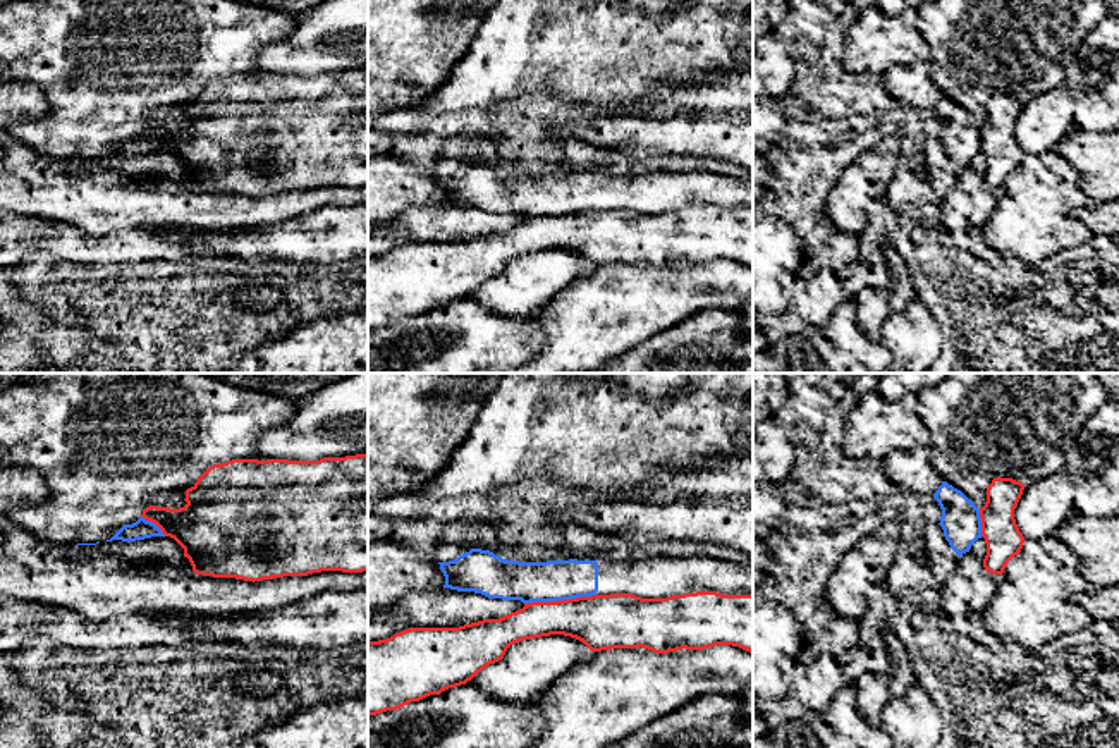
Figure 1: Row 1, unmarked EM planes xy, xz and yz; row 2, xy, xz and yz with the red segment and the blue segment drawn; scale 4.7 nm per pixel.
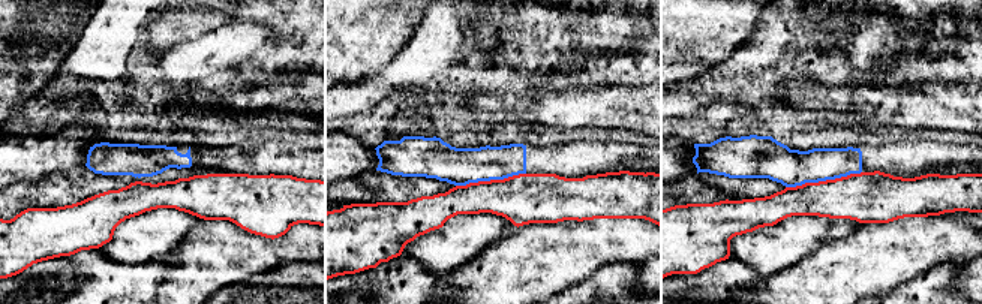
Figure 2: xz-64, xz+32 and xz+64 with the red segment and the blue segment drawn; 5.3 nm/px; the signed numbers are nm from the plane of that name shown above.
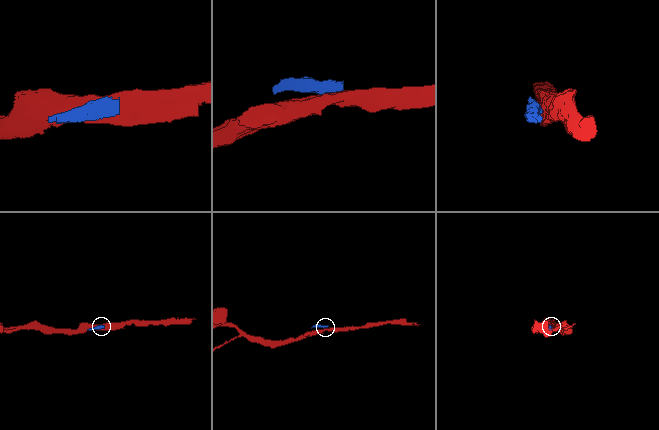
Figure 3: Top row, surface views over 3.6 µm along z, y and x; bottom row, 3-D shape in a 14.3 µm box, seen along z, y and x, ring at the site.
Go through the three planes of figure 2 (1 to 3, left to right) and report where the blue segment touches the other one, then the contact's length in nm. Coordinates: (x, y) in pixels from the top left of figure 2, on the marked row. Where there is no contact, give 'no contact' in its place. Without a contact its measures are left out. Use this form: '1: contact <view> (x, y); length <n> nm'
1: no contact
2: contact xz+32 (490, 180); length 380 nm
3: contact xz+64 (823, 181); length 420 nm

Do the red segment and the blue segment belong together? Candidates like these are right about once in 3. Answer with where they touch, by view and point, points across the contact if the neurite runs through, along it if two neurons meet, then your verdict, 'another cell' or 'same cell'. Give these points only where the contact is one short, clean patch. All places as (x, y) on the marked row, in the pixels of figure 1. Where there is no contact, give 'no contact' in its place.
xz (559, 600) | along xz (595, 594), (525, 604) | another cell

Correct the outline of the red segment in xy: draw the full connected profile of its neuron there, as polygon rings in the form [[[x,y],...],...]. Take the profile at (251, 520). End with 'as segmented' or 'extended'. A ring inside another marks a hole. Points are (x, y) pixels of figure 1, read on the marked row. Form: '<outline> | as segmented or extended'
[[[368,454],[345,457],[323,457],[320,461],[289,459],[232,459],[210,466],[198,481],[186,490],[187,504],[179,509],[150,506],[143,511],[146,521],[155,523],[165,536],[174,538],[189,559],[193,571],[213,578],[235,578],[244,581],[261,581],[284,576],[308,576],[321,571],[363,573],[368,571]]] | as segmented

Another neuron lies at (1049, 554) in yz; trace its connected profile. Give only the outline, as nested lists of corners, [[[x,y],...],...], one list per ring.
[[[1024,540],[1021,552],[1007,562],[981,619],[1000,641],[1035,650],[1091,624],[1076,600],[1088,590],[1091,585],[1078,557],[1061,540]]]

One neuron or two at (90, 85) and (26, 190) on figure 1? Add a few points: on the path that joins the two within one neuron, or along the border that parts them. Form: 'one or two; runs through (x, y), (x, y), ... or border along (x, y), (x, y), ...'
two; border along (18, 138), (38, 152), (76, 159)

